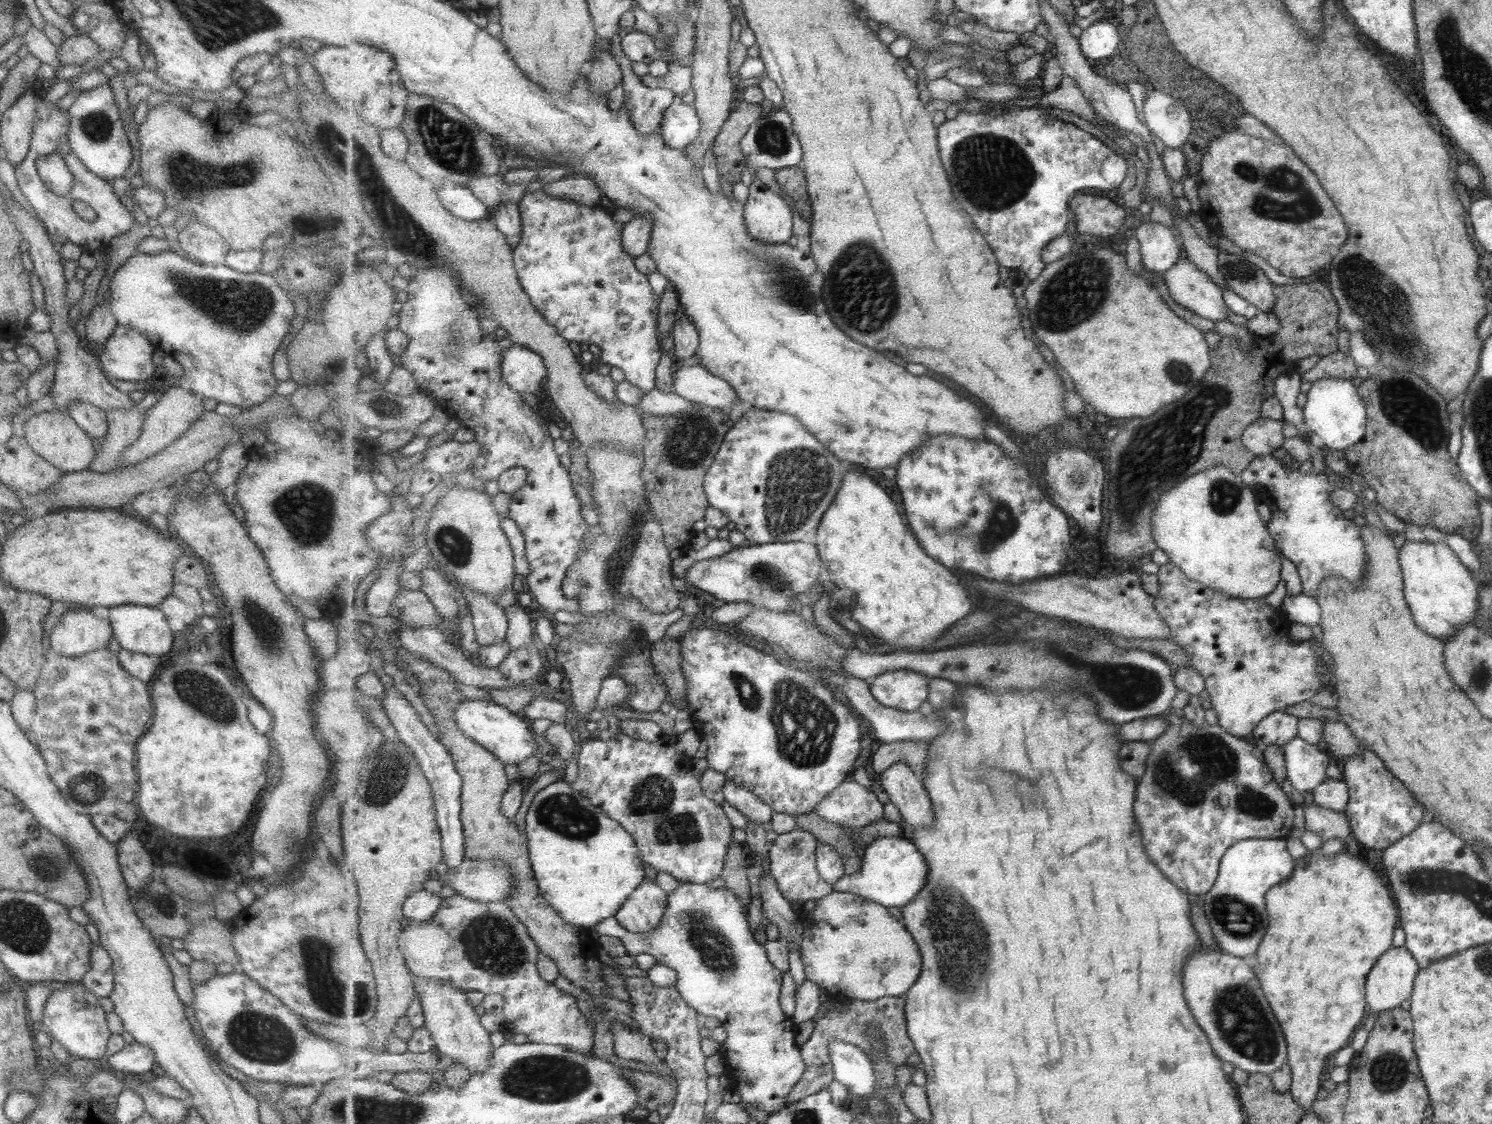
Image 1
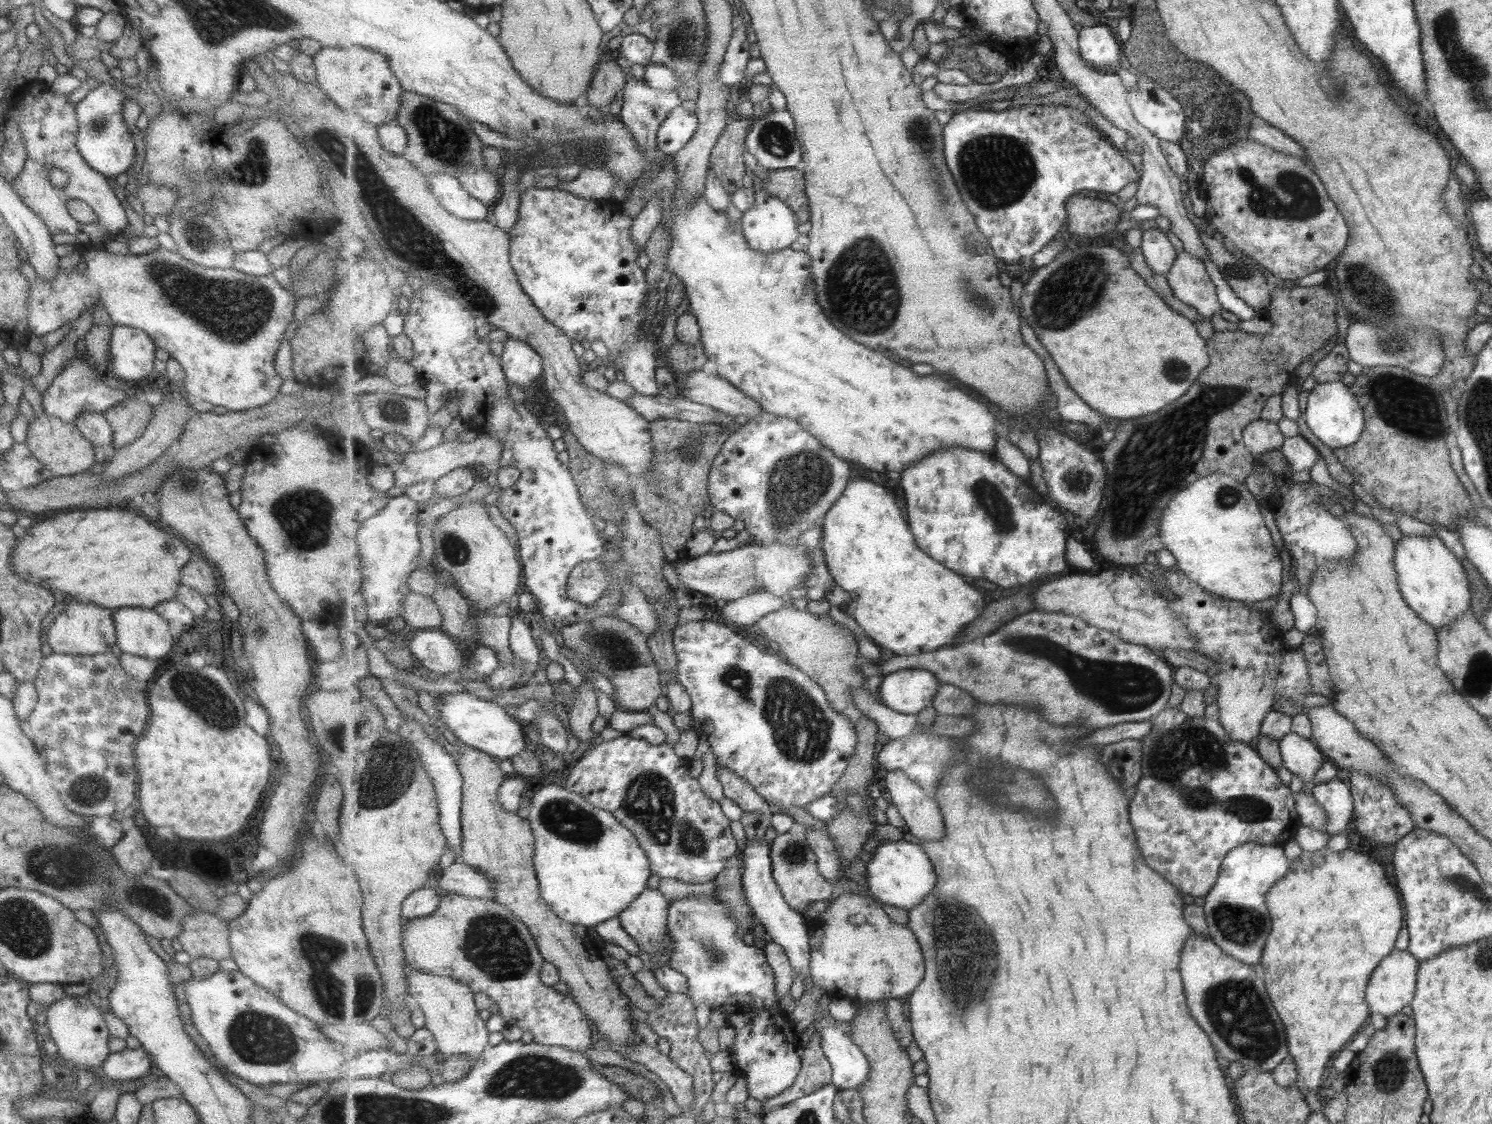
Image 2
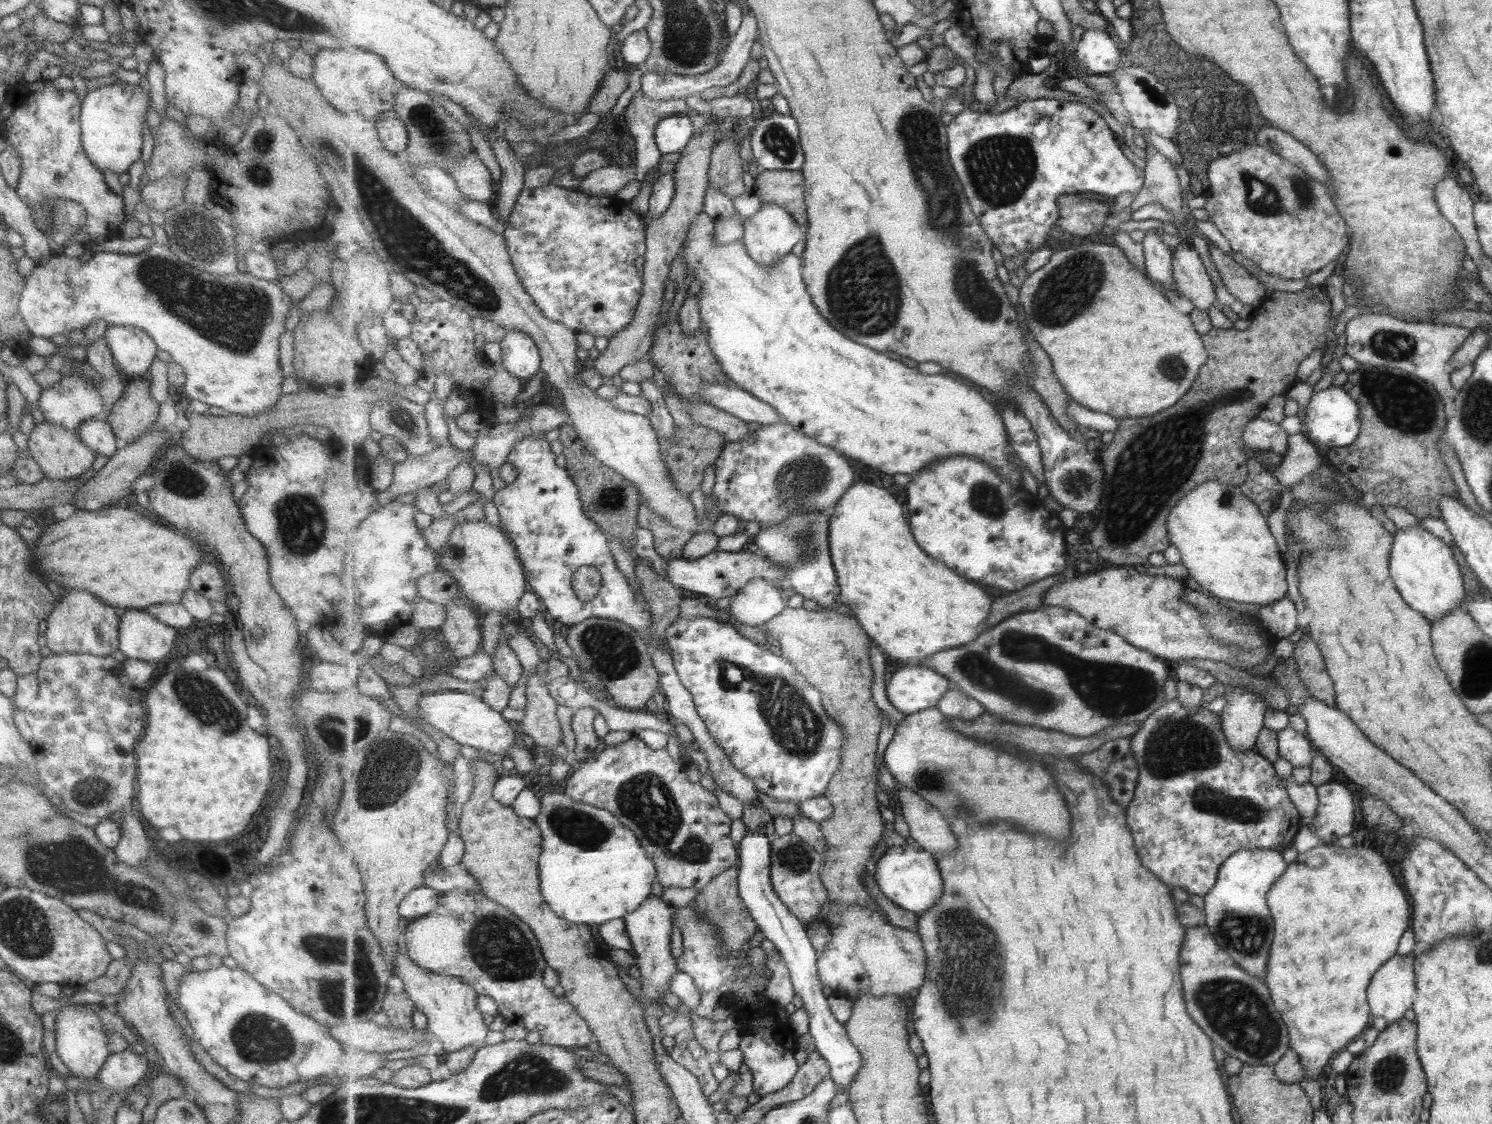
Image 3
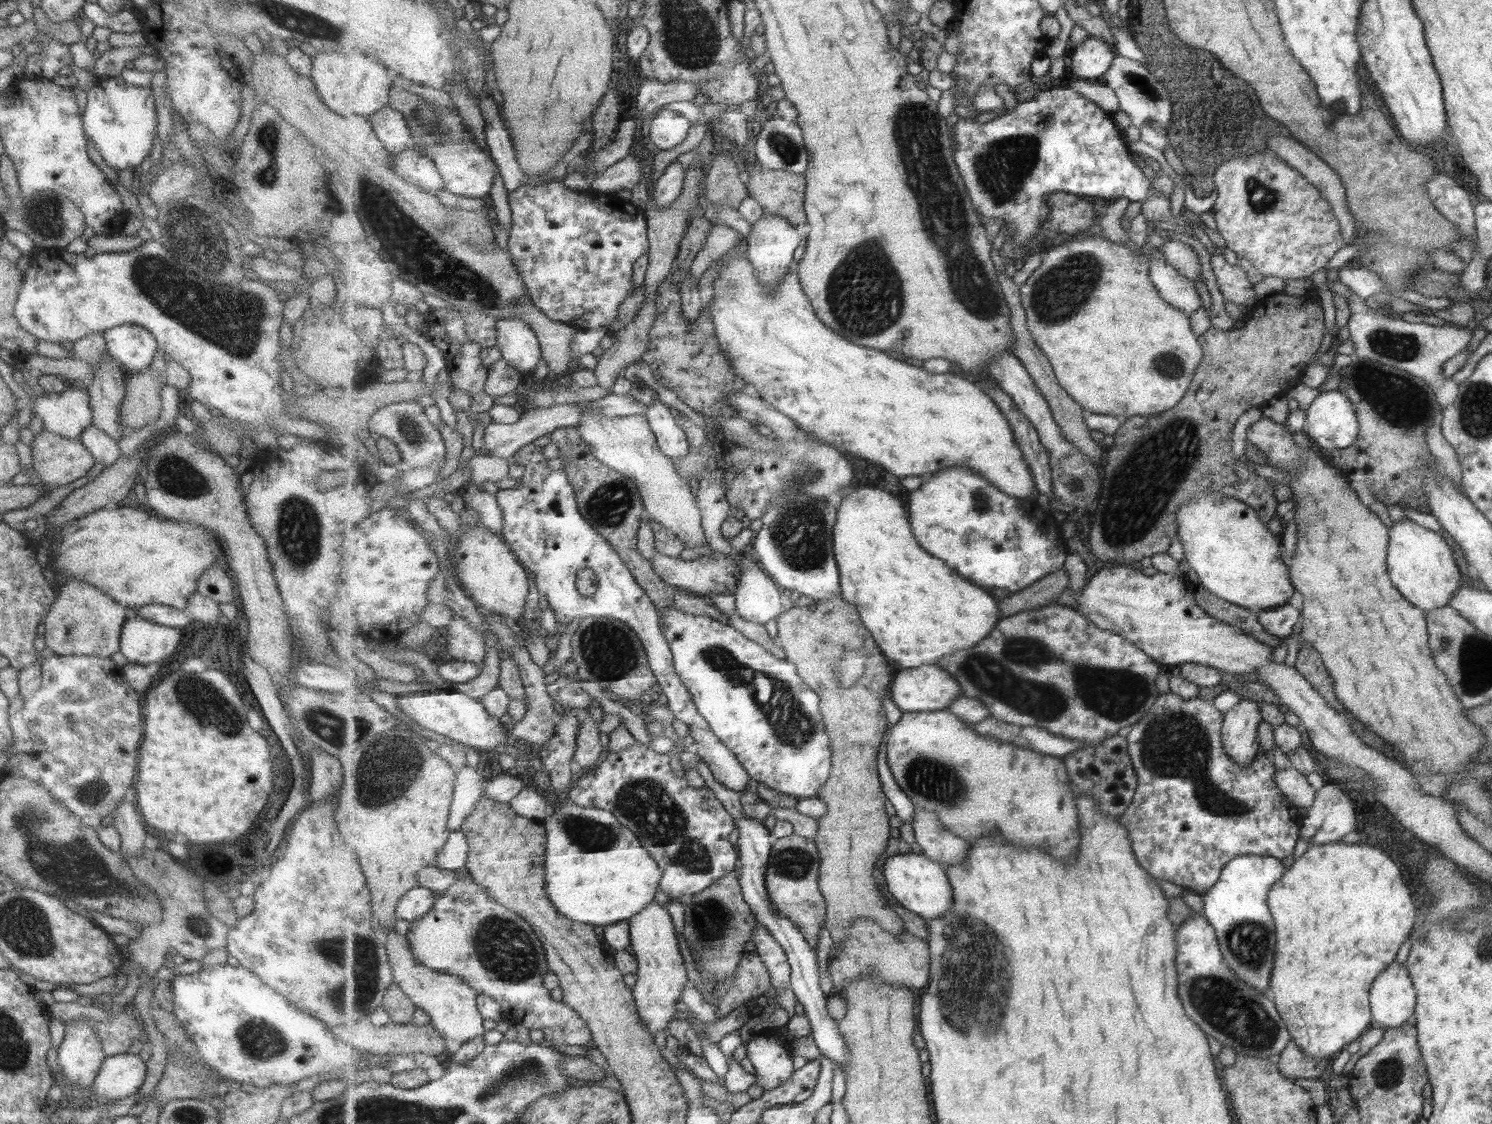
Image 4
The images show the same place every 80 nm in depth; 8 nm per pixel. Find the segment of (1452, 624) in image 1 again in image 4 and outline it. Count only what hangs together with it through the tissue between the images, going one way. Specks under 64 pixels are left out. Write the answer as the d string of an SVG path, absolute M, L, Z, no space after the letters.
M1409 519L1393 522L1388 543L1389 576L1397 584L1397 592L1424 613L1448 606L1452 596L1461 588L1461 574L1451 556L1451 549L1439 533L1431 532Z

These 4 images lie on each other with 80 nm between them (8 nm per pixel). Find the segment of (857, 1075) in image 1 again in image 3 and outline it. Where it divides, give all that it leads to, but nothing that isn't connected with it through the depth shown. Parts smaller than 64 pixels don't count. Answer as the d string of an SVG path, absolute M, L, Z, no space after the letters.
M747 831L739 842L740 849L740 895L745 901L751 916L758 924L763 938L771 940L783 960L789 966L791 980L797 996L803 999L804 1007L810 1014L810 1034L813 1036L814 1046L828 1060L831 1067L830 1076L836 1084L848 1090L856 1079L863 1061L861 1051L848 1036L845 1025L837 1020L833 1014L828 997L823 994L823 983L819 979L817 967L817 950L811 944L811 936L807 934L803 922L787 908L775 890L772 881L772 841L763 832Z

